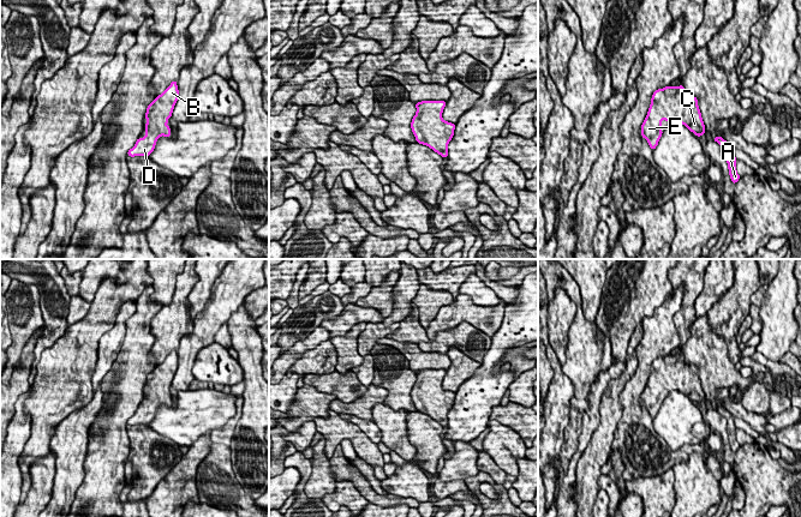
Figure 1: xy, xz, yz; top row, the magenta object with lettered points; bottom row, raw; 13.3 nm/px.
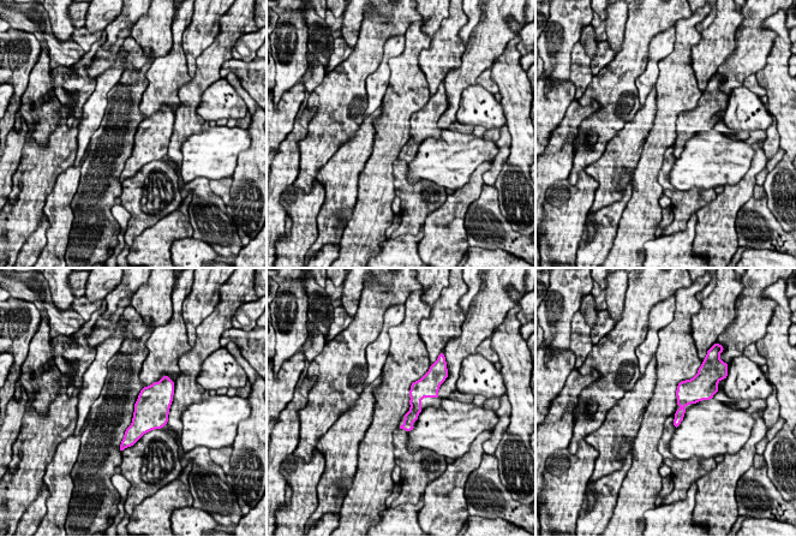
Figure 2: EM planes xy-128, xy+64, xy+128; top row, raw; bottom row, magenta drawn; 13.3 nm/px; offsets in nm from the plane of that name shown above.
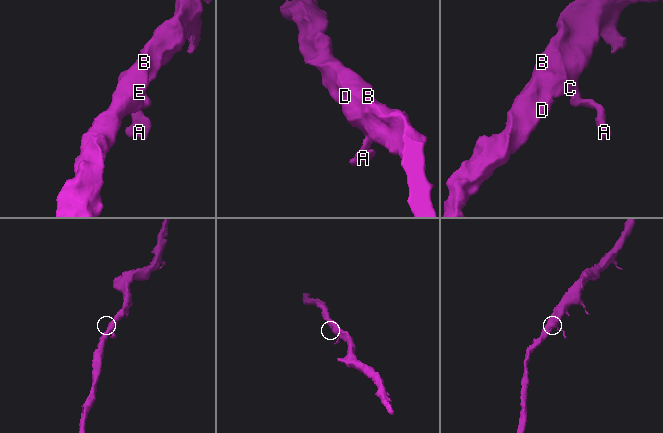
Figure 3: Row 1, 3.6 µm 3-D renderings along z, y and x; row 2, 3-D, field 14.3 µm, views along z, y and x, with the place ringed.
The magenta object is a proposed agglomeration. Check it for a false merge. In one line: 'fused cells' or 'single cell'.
single cell

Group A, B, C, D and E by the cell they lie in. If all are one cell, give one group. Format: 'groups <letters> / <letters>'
groups A B C D E

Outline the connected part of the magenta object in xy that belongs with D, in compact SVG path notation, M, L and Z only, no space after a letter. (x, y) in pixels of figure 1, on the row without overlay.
M177 349L148 374L145 381L145 404L138 407L135 415L128 419L127 425L149 425L161 404L171 407L171 396L167 393L178 369L179 359Z

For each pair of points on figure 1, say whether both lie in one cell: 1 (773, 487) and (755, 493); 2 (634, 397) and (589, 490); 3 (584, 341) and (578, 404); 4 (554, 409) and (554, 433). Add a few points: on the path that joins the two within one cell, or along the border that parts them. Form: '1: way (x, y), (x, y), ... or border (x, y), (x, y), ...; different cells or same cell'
1: way (769, 487), (764, 487), (760, 491); same cell
2: border (622, 415), (610, 450); different cells
3: way (584, 356), (581, 389); same cell
4: way (554, 415), (554, 427); same cell

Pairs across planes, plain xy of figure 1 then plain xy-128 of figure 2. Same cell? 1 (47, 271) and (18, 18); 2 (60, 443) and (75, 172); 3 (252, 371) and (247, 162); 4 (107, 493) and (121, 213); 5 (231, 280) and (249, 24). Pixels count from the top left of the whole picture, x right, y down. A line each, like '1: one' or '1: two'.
1: one
2: one
3: one
4: two
5: one

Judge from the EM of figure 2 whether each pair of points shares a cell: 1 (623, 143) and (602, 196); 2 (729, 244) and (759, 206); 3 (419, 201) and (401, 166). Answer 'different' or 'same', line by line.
1: same
2: different
3: same

